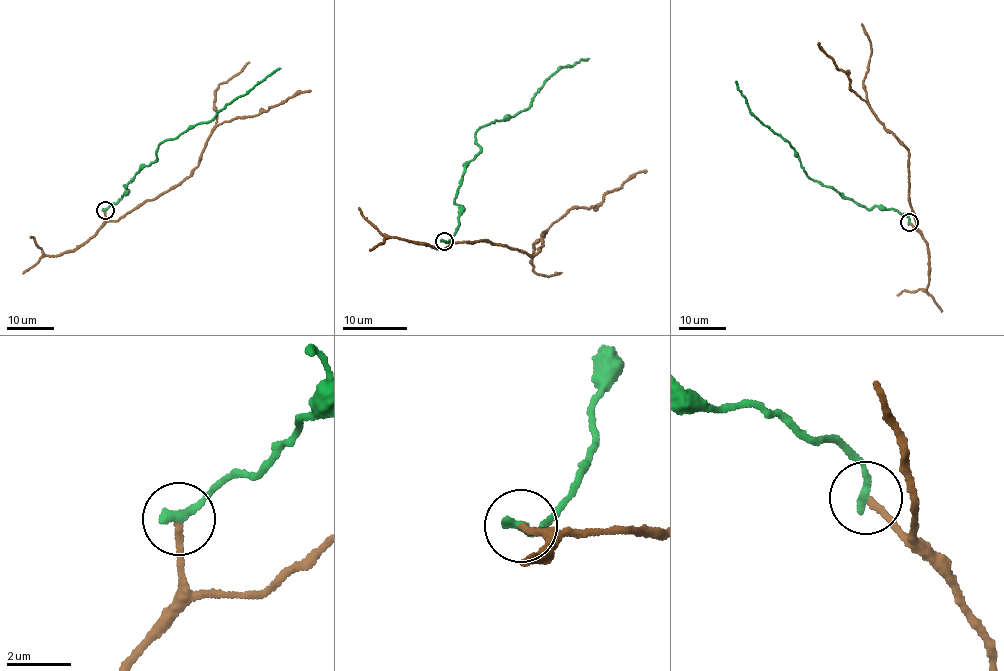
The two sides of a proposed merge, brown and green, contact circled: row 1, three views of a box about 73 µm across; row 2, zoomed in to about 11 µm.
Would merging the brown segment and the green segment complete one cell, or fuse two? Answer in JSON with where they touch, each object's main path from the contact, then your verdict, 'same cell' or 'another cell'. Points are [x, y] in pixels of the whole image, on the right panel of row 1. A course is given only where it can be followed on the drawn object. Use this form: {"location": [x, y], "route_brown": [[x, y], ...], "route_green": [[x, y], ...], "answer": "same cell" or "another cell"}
{"location": [909, 222], "route_brown": [[910, 222], [915, 228], [917, 222], [908, 192], [909, 154], [865, 101], [851, 89], [847, 75], [818, 43]], "route_green": [[909, 222], [904, 214], [893, 209], [867, 208], [831, 186], [811, 180], [786, 140], [753, 116], [735, 81]], "answer": "another cell"}

